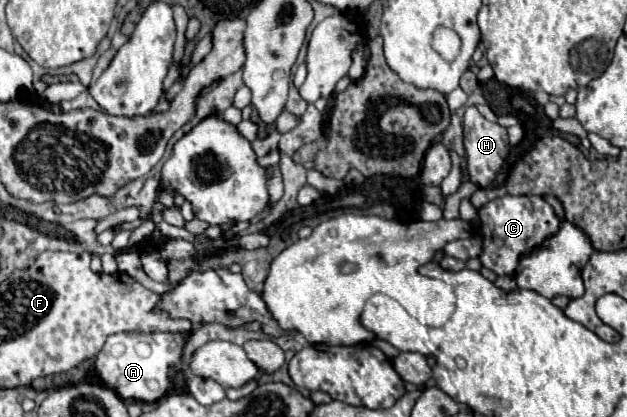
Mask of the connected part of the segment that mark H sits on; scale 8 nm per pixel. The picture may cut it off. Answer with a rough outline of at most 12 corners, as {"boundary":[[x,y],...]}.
{"boundary":[[464,113],[468,177],[490,187],[510,153],[506,127]]}

